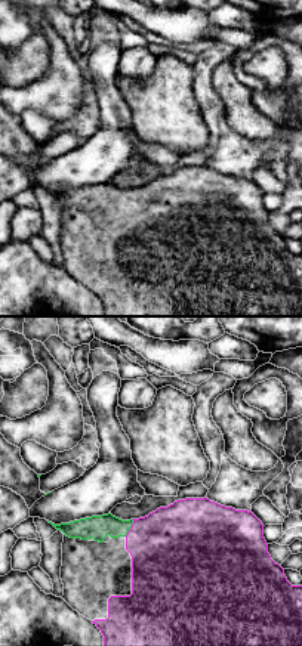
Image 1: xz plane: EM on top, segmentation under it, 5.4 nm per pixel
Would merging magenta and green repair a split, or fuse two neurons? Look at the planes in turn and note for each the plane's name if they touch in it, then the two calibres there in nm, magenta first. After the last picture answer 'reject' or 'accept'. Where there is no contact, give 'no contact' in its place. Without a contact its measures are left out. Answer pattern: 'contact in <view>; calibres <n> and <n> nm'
contact in xz; calibres 440 and 130 nm

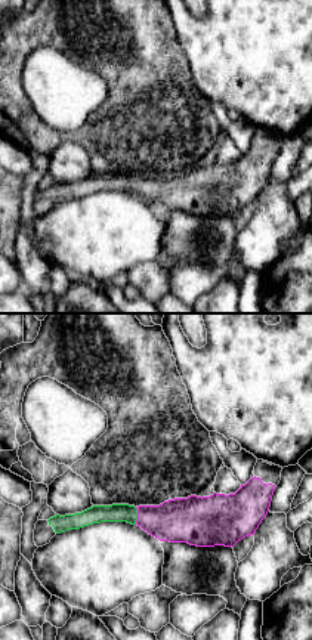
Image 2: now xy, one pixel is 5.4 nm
contact in xy; calibres 240 and 100 nm

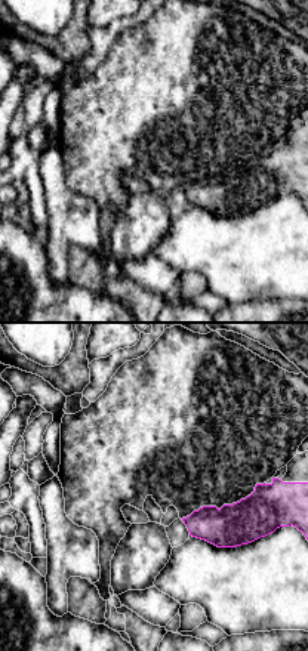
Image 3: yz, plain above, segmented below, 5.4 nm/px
no contact

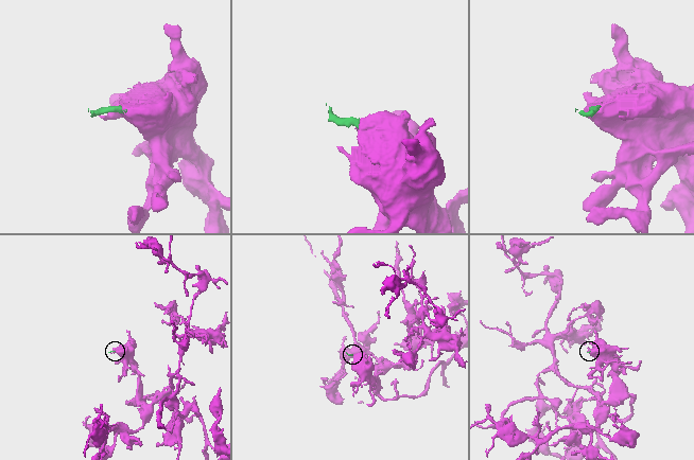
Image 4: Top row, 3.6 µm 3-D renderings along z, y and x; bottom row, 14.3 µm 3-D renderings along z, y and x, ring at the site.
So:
reject

